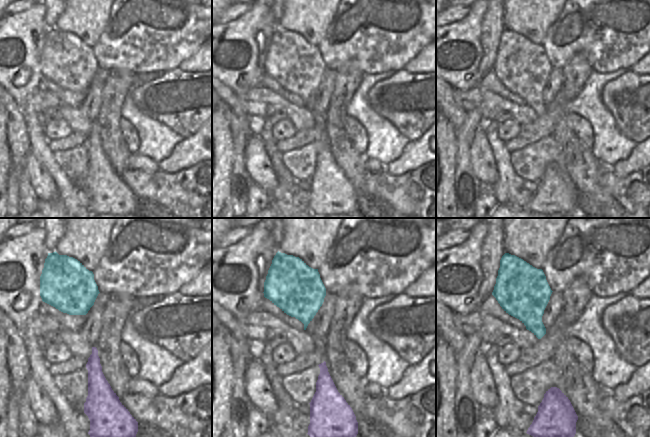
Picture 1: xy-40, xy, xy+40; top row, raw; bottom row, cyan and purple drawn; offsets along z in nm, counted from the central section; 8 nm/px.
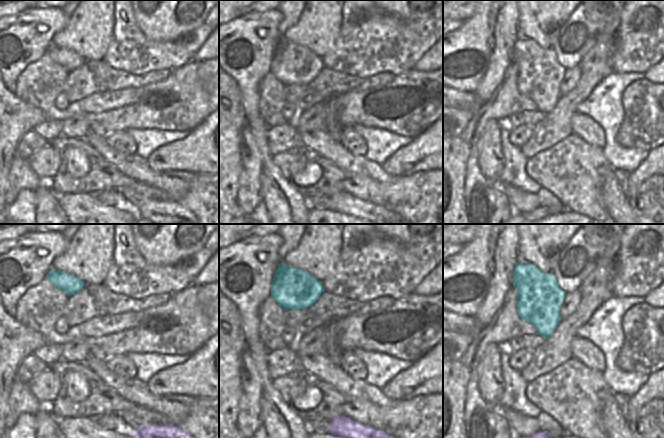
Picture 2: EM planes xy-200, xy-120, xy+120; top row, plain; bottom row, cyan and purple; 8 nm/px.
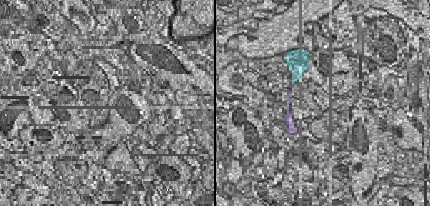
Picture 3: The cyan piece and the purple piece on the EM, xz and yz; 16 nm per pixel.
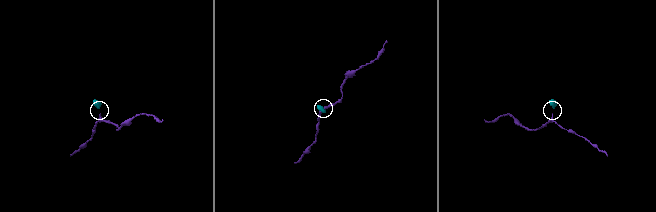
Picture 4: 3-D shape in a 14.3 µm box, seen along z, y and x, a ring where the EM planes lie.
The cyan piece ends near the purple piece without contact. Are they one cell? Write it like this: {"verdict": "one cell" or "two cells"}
{"verdict": "one cell"}

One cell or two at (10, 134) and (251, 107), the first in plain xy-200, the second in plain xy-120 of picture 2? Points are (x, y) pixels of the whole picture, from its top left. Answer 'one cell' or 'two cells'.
two cells

